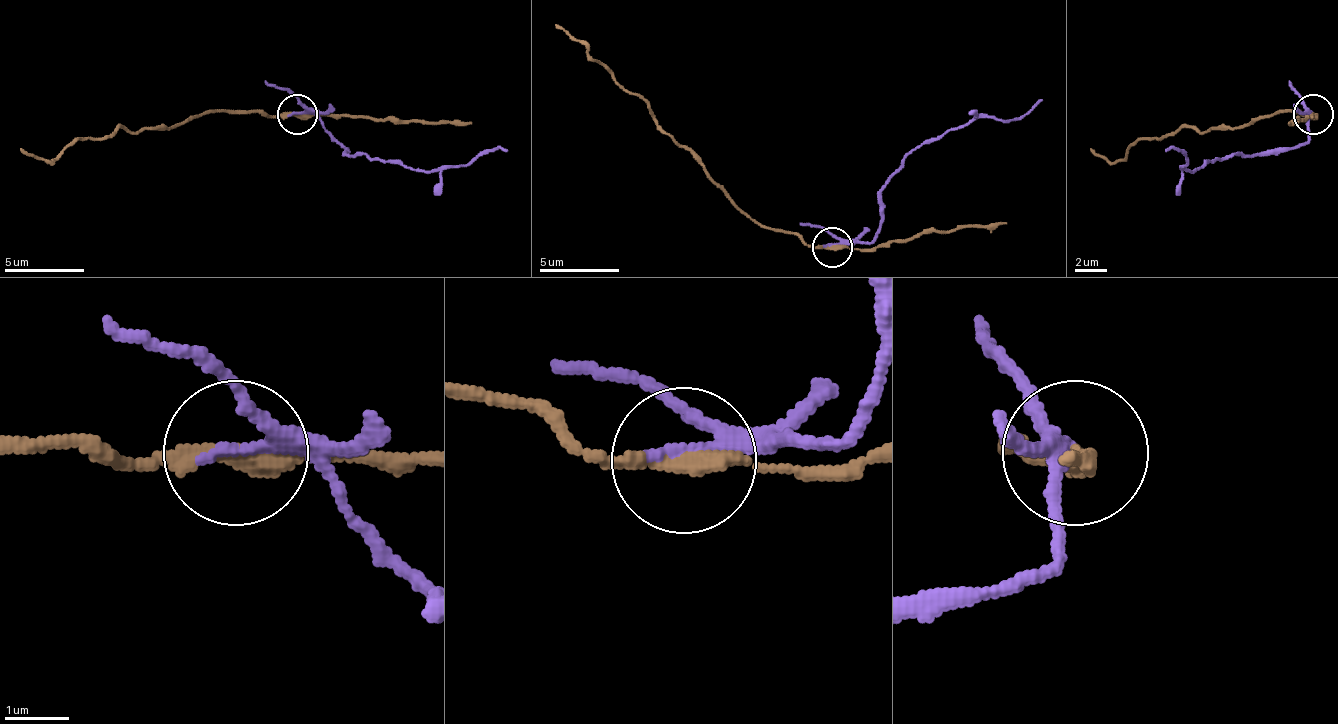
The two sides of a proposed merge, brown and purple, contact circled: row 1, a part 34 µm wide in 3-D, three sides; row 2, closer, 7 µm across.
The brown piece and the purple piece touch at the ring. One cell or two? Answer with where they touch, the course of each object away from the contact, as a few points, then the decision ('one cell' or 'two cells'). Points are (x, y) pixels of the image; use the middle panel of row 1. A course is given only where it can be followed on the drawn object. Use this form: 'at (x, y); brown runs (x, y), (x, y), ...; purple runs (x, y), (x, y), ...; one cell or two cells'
at (832, 247); brown runs (831, 248), (807, 248), (791, 232), (759, 228), (704, 164), (656, 121), (640, 97), (557, 25); purple runs (831, 248), (874, 236), (890, 172), (914, 148), (930, 144), (950, 129), (978, 117), (1014, 121), (1041, 101); two cells

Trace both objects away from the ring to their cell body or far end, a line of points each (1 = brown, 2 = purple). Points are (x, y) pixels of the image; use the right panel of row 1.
1: (1314, 115), (1294, 111), (1230, 127), (1187, 127), (1163, 138), (1139, 138), (1115, 162), (1091, 146)
2: (1314, 115), (1310, 115), (1302, 146), (1210, 158), (1195, 170), (1183, 166), (1187, 158), (1167, 150)

